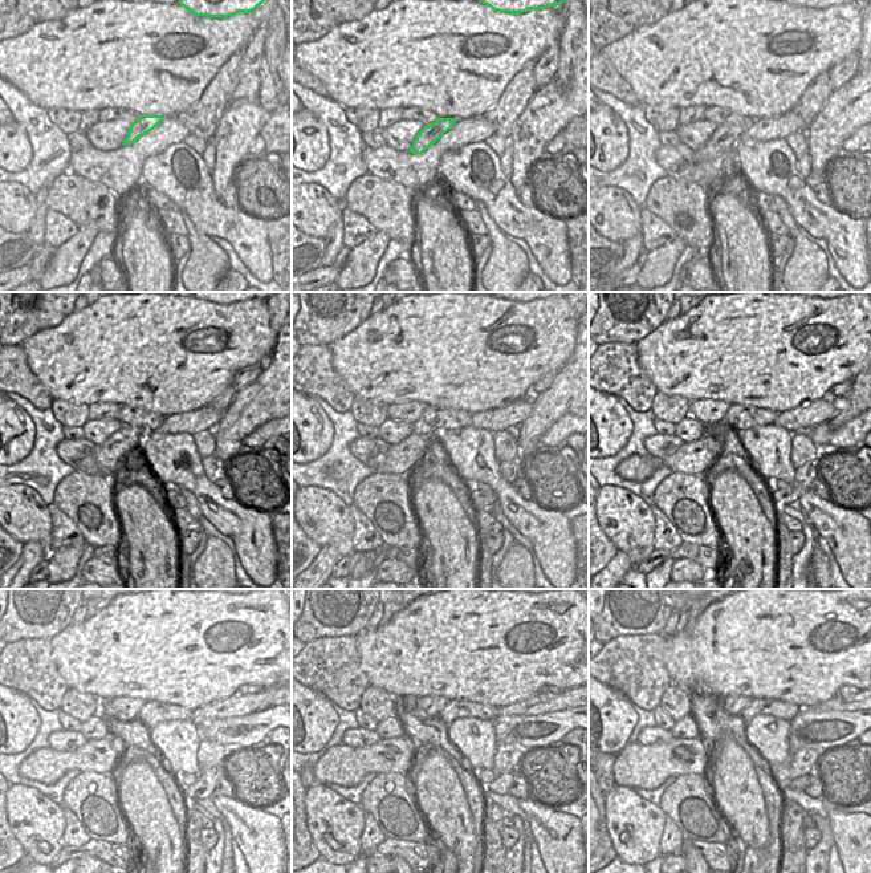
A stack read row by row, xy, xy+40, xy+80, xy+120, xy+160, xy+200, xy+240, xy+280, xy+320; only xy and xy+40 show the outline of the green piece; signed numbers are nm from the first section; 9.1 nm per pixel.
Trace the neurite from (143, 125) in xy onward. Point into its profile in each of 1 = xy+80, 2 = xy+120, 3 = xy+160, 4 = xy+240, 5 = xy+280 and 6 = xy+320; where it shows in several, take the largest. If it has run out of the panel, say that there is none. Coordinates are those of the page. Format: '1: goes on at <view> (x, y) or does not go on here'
1: goes on at xy+80 (724, 138)
2: goes on at xy+120 (109, 455)
3: goes on at xy+160 (401, 459)
4: goes on at xy+240 (48, 766)
5: goes on at xy+280 (344, 766)
6: goes on at xy+320 (638, 767)

